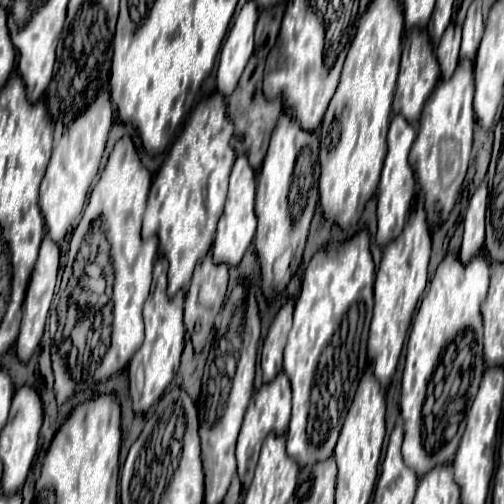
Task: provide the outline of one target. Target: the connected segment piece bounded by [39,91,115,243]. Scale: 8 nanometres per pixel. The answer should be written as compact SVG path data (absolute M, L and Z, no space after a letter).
M101 91L99 97L85 109L65 131L63 137L55 143L53 157L49 161L45 179L41 183L41 197L39 197L39 207L43 211L45 223L47 223L47 235L53 237L53 241L61 243L69 231L75 229L79 223L83 209L89 201L91 193L91 183L99 171L99 163L105 151L107 135L111 129L115 115L113 115L113 105L109 101L109 93Z

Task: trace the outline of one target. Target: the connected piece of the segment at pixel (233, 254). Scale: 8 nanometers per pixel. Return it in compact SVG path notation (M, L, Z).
M243 153L237 157L233 171L231 171L231 181L229 181L229 195L227 195L227 203L225 203L225 213L219 219L217 225L217 235L215 235L215 243L213 243L213 259L215 263L225 263L229 267L237 267L247 251L247 247L251 245L253 237L255 237L255 229L257 229L257 217L253 213L253 205L255 205L255 169L249 163L249 155Z

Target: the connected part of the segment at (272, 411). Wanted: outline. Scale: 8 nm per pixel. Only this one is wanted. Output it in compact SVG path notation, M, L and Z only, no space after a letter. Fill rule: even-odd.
M279 373L275 377L275 381L263 385L253 401L249 403L249 409L245 413L245 421L243 421L243 427L241 427L241 433L239 433L239 441L237 441L237 475L243 483L243 491L249 489L251 481L253 481L253 473L255 473L255 465L259 461L259 453L261 453L261 445L265 441L265 437L269 433L275 433L275 435L285 435L287 433L287 427L289 427L289 417L291 417L291 385L289 385L289 379L285 373Z

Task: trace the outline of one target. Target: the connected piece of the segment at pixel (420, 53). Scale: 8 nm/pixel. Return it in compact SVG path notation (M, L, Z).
M413 29L405 37L405 47L403 47L403 55L401 55L401 71L399 71L397 79L392 112L403 115L411 125L417 125L421 111L423 111L423 107L425 107L427 99L431 97L437 83L439 83L439 65L437 65L437 57L431 47L429 35L421 29Z

